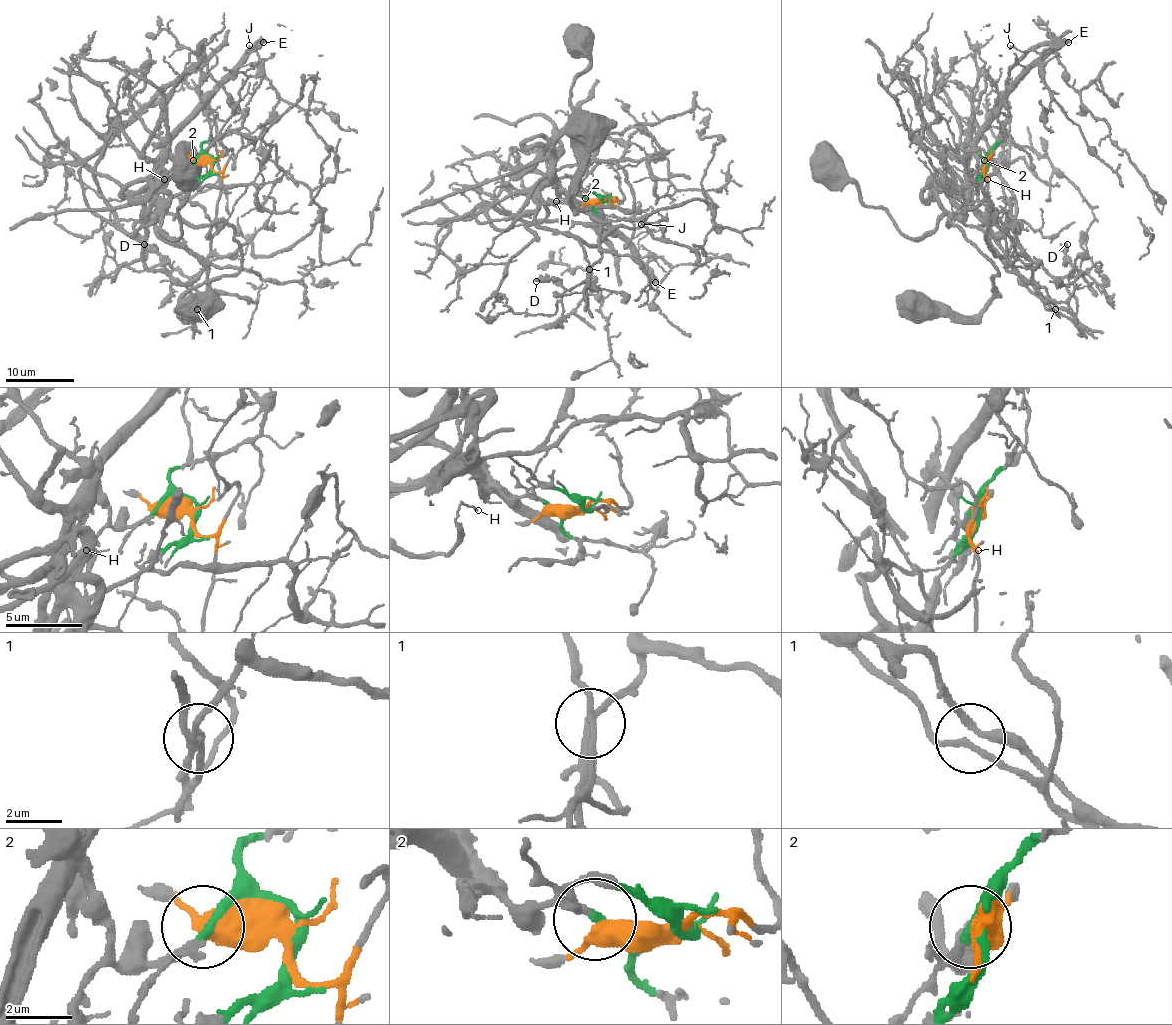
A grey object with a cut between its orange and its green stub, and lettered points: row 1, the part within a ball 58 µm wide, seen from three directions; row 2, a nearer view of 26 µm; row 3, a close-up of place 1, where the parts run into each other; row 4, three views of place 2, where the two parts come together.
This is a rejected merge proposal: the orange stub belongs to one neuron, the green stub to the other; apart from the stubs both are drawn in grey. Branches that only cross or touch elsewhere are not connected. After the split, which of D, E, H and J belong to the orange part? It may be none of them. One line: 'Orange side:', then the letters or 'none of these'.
Orange side: D

